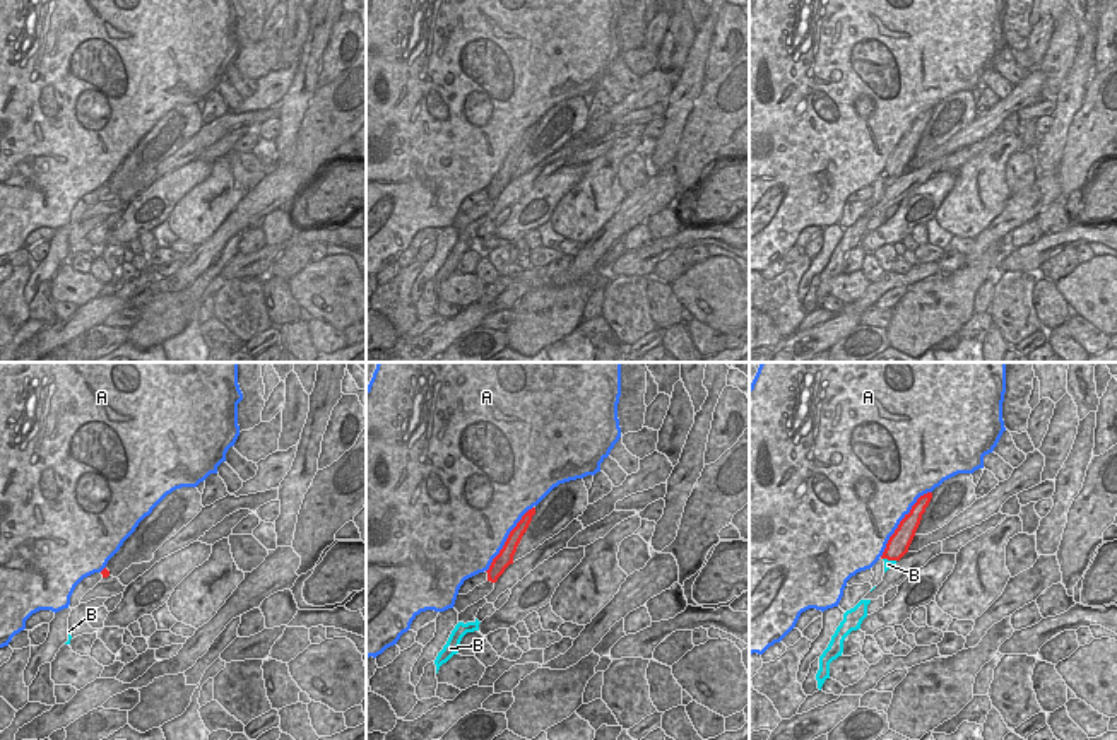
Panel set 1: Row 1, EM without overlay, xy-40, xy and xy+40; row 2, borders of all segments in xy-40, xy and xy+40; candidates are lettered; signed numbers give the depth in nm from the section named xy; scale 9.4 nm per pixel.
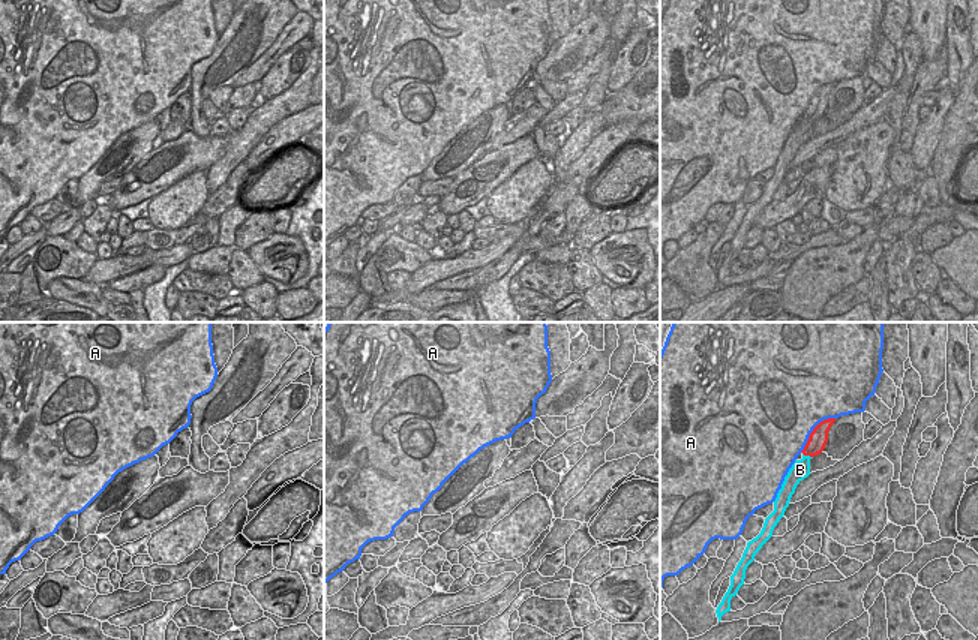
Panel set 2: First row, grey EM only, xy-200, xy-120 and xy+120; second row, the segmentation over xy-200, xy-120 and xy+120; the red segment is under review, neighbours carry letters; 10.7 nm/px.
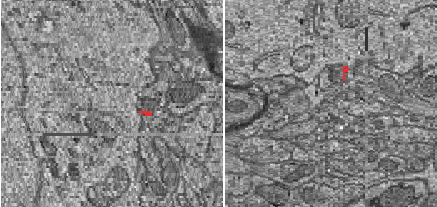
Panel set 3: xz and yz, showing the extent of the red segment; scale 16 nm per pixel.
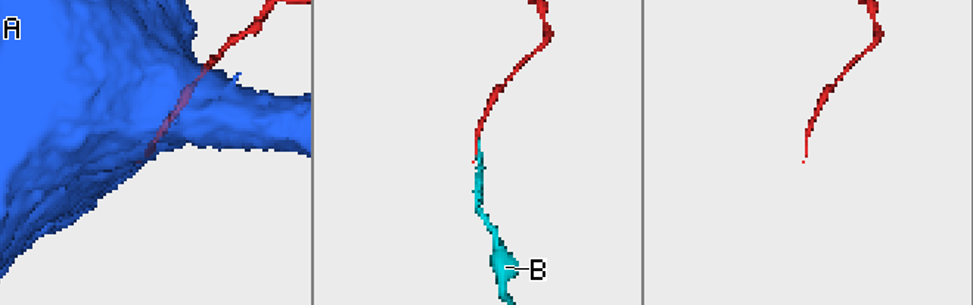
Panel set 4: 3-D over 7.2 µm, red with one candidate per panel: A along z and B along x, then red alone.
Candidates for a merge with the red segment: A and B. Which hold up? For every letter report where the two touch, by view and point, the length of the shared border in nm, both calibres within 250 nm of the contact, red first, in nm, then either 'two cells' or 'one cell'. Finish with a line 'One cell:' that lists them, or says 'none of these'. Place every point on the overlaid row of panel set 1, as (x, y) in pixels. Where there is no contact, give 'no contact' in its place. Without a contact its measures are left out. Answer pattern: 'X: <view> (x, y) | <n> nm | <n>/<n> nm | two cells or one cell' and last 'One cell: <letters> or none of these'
A: xy+40 (900, 522) | 800 nm | 200/500 nm | two cells
B: xy+40 (890, 559) | 130 nm | 200/90 nm | one cell
One cell: B

